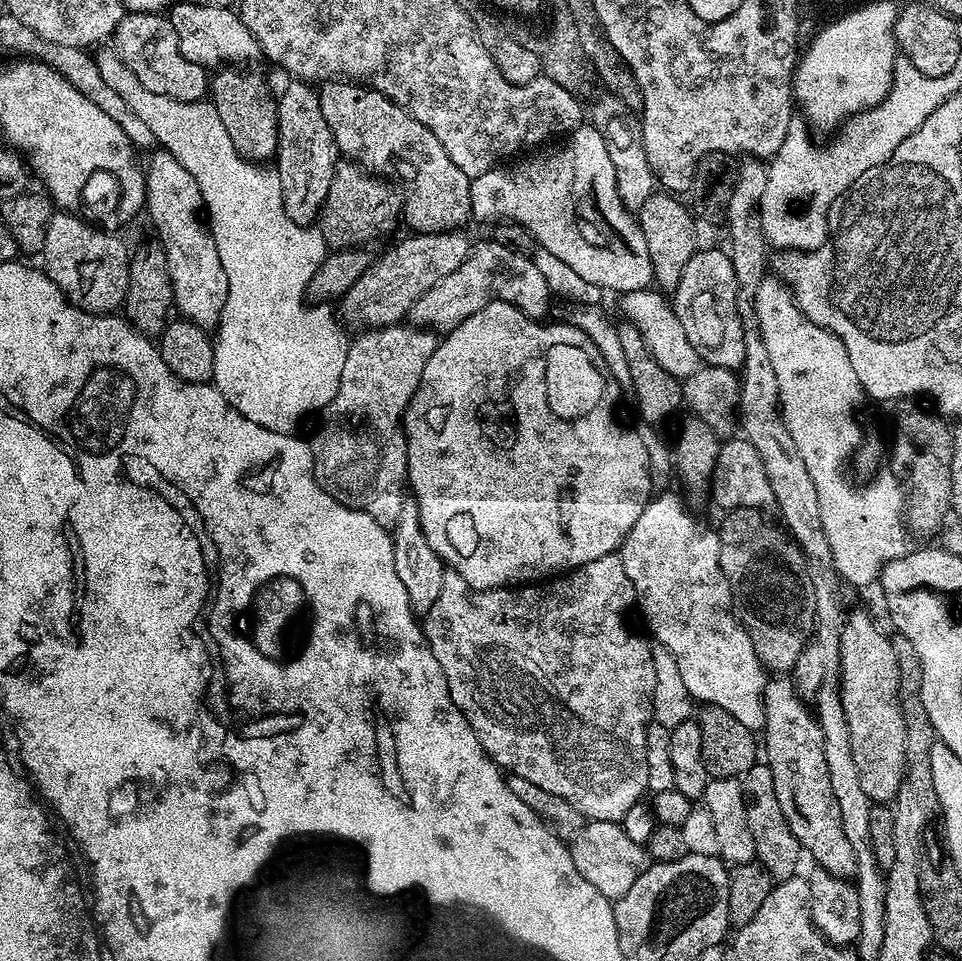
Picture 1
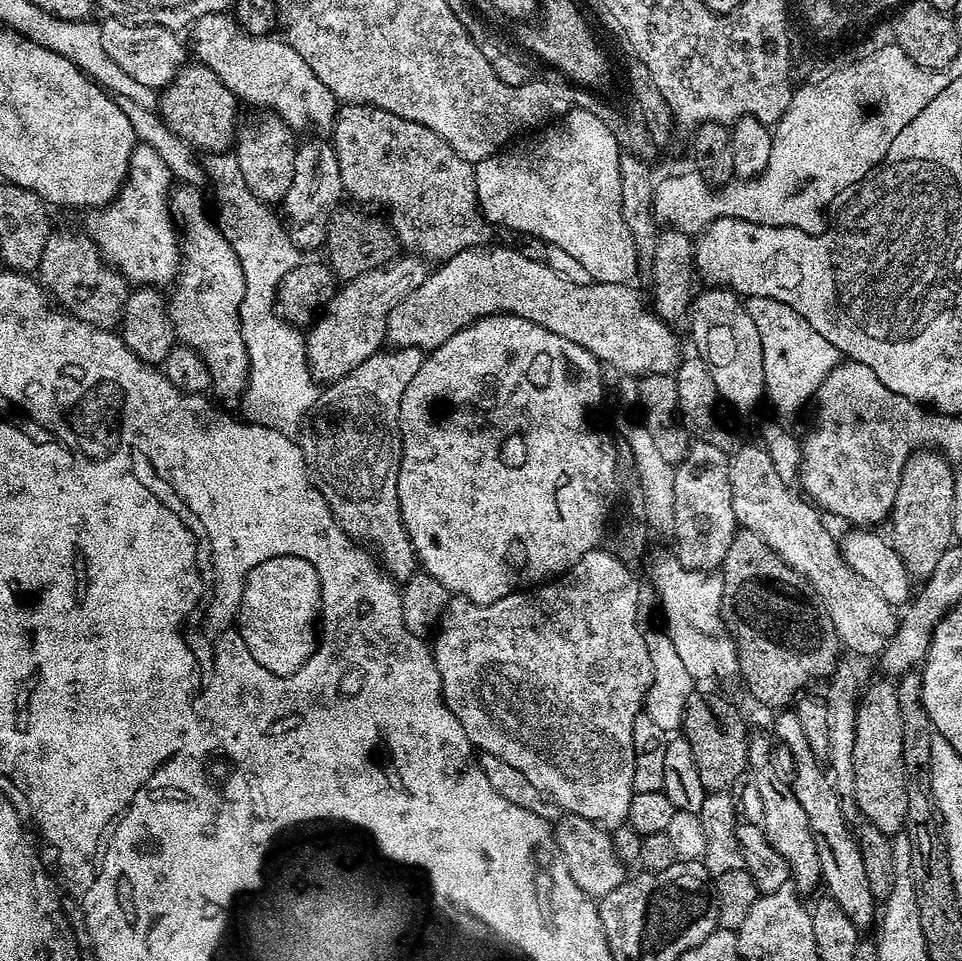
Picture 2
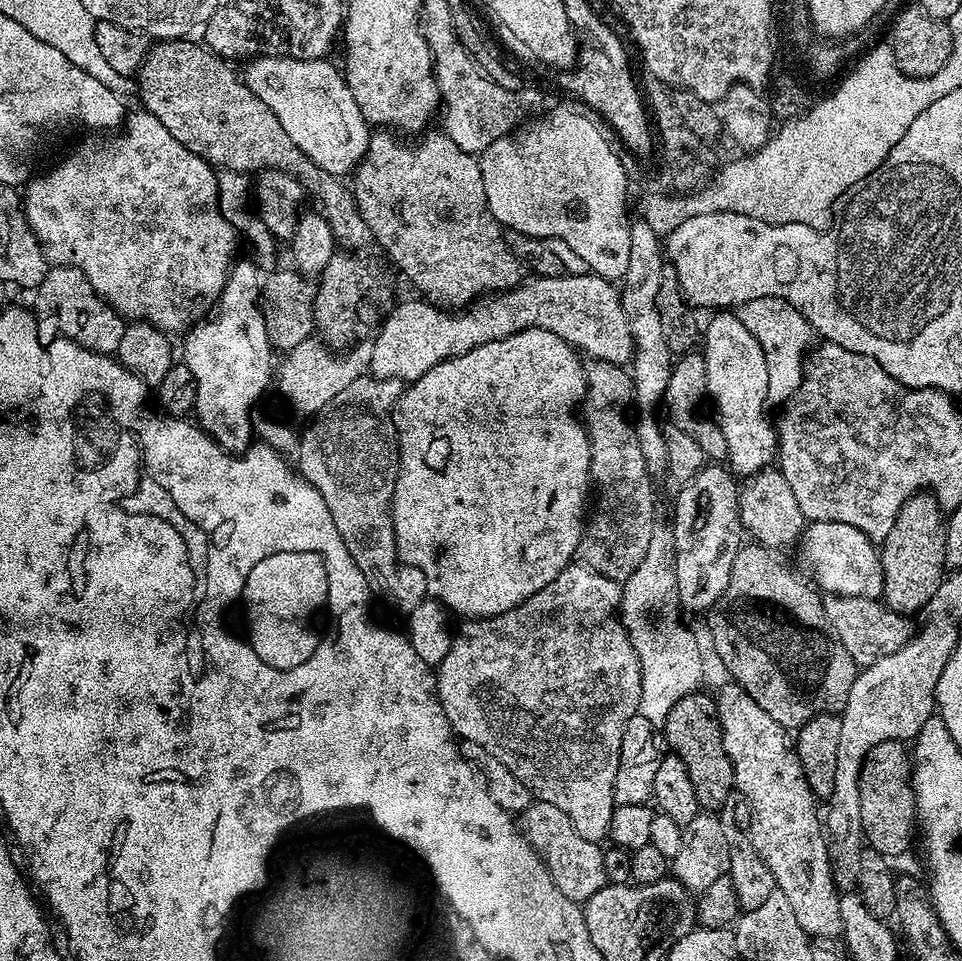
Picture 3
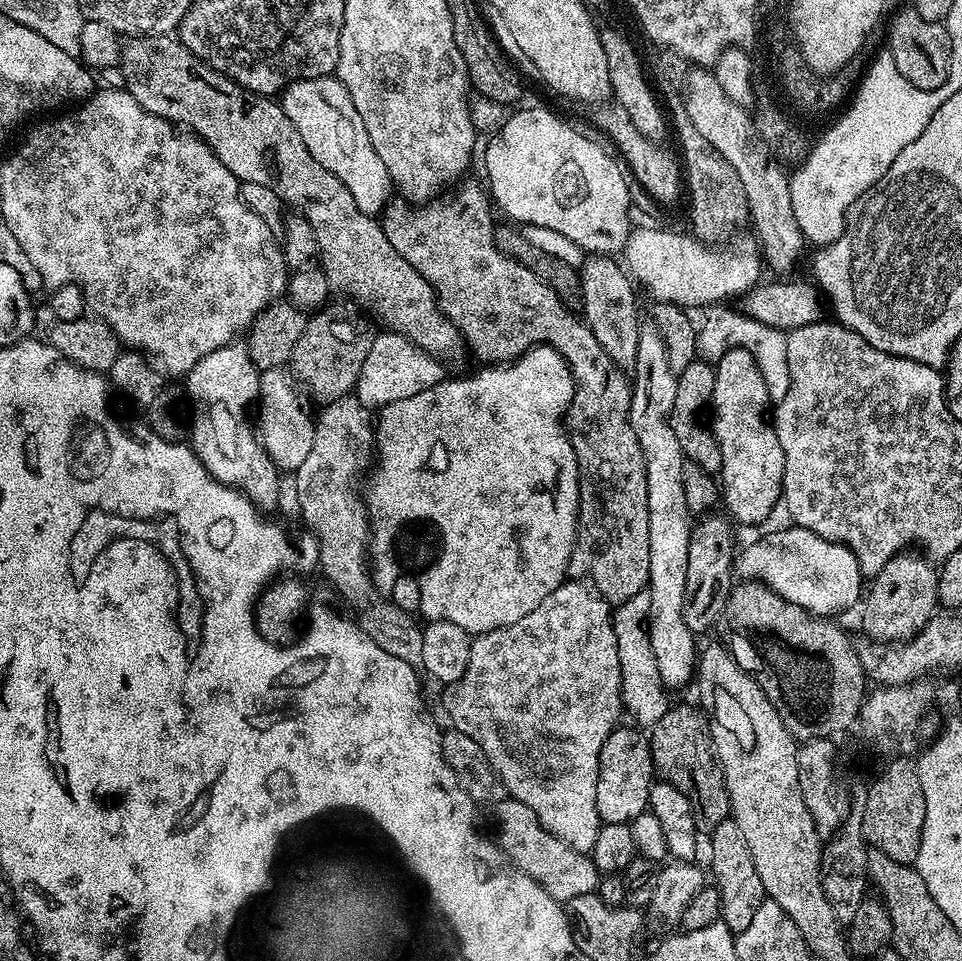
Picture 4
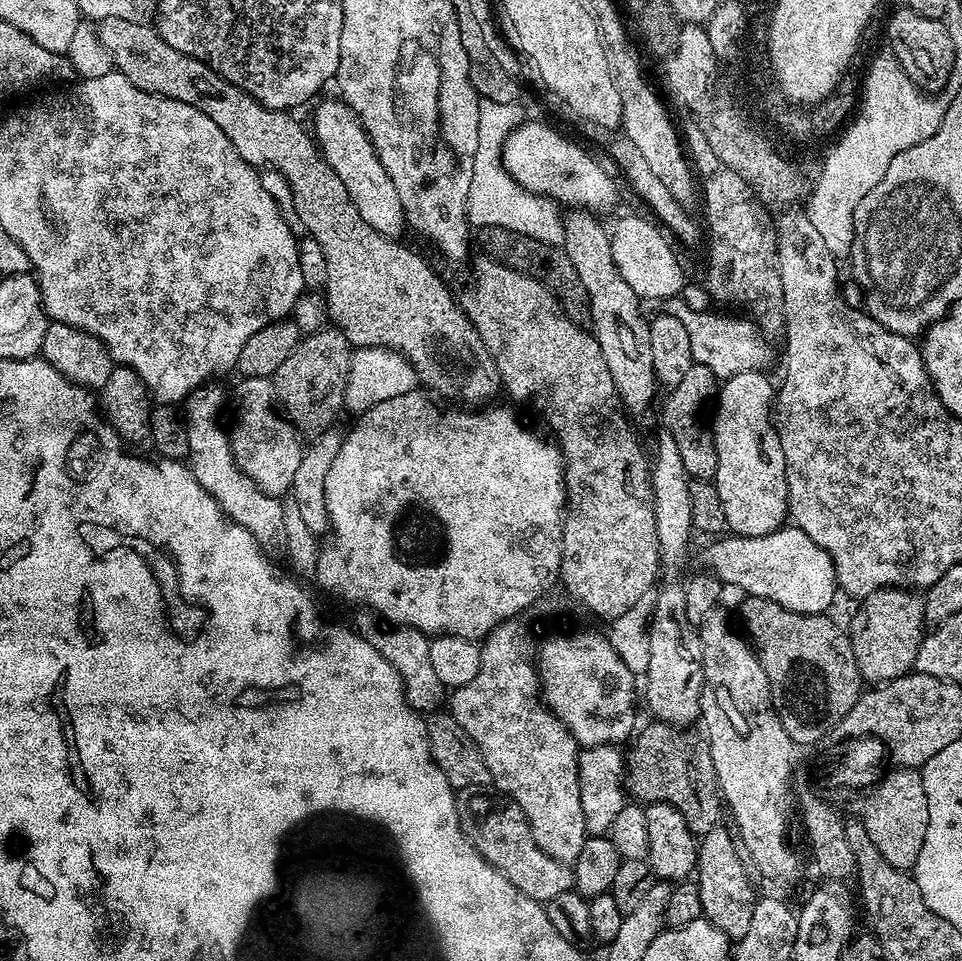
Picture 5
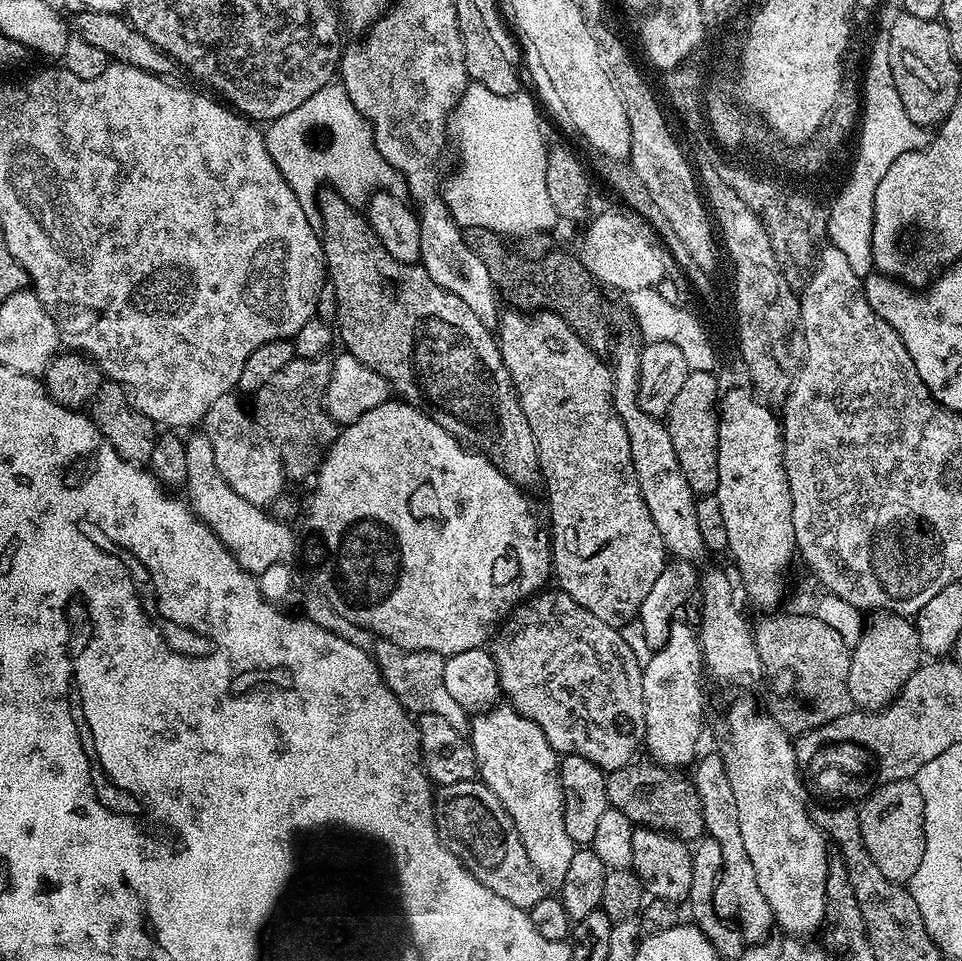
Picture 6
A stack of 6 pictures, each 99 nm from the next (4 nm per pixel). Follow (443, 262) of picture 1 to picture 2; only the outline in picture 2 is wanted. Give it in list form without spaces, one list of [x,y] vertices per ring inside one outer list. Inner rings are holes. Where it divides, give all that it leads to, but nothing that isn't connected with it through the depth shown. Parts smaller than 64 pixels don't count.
[[[400,254],[390,263],[372,268],[337,287],[306,332],[312,379],[317,382],[340,380],[350,374],[354,366],[362,366],[366,358],[381,351],[386,344],[390,310],[394,310],[406,294],[418,290],[418,286],[426,282],[429,271],[429,265],[419,255]]]

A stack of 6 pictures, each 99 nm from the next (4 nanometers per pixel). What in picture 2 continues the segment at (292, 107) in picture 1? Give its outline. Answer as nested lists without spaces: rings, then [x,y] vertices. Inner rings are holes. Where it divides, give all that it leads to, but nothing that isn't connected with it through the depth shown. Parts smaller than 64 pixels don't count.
[[[316,139],[320,140],[308,140],[297,147],[294,154],[294,178],[290,178],[290,190],[286,190],[282,201],[282,216],[286,221],[288,236],[295,248],[301,250],[325,247],[332,214],[341,207],[343,200],[340,199],[346,196],[335,147],[327,139]]]

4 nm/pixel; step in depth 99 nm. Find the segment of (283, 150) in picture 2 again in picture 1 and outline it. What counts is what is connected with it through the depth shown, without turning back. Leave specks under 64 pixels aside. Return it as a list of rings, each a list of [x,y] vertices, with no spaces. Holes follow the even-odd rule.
[[[224,66],[211,77],[210,100],[218,110],[218,116],[226,125],[226,130],[234,142],[234,146],[241,154],[253,162],[268,162],[276,155],[278,146],[278,110],[276,109],[277,97],[272,96],[268,84],[256,72],[247,72],[244,66]]]

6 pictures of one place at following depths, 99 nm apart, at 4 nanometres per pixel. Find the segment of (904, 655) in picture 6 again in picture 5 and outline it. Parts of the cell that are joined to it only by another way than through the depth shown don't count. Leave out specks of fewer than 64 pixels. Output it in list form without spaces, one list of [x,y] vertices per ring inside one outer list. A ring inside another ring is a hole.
[[[877,588],[869,596],[859,601],[856,613],[852,616],[852,649],[854,650],[854,662],[860,671],[861,681],[869,685],[879,686],[887,681],[906,676],[913,671],[916,663],[916,655],[926,635],[926,621],[924,619],[923,595],[907,588]]]

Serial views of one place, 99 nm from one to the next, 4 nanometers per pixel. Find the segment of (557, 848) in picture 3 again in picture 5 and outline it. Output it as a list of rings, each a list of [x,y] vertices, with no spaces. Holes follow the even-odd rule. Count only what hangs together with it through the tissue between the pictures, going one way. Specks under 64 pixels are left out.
[[[464,790],[456,801],[460,829],[468,835],[468,841],[477,848],[480,857],[493,864],[519,892],[535,900],[547,902],[569,891],[573,887],[571,867],[550,858],[550,854],[543,852],[538,842],[534,842],[534,834],[518,802],[496,796],[491,796],[488,790]]]

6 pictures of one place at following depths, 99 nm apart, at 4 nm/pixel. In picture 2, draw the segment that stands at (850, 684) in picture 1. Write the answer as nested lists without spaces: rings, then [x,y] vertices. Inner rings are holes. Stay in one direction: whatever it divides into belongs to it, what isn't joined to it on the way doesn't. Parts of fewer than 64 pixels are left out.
[[[880,680],[863,689],[856,705],[854,734],[854,796],[859,815],[889,838],[905,827],[906,770],[902,766],[902,718],[896,697],[896,684]]]

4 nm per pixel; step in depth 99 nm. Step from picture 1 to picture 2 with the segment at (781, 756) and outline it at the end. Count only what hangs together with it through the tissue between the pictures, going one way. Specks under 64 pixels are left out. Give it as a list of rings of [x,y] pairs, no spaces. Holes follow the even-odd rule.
[[[780,710],[775,716],[777,736],[775,739],[777,741],[780,739],[792,755],[790,787],[798,798],[802,810],[806,812],[806,819],[810,822],[810,834],[814,834],[814,846],[820,863],[823,887],[827,895],[836,900],[838,906],[842,906],[846,918],[850,918],[850,922],[854,922],[856,928],[867,930],[871,924],[873,927],[877,919],[878,901],[874,894],[870,894],[870,881],[866,878],[866,862],[862,862],[860,847],[850,827],[850,821],[844,816],[836,785],[832,783],[821,761],[810,750],[810,745],[806,743],[806,734],[802,731],[802,722],[798,714],[794,710]]]

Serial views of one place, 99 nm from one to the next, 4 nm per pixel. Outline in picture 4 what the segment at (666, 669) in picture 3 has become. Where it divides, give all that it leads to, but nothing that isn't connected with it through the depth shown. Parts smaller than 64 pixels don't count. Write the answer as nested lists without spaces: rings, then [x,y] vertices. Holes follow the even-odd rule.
[[[641,595],[621,601],[612,613],[612,625],[618,642],[618,662],[622,670],[622,690],[627,715],[632,715],[641,729],[650,730],[666,714],[670,706],[669,689],[658,672],[658,662],[650,642],[646,619],[648,616],[648,601]]]

